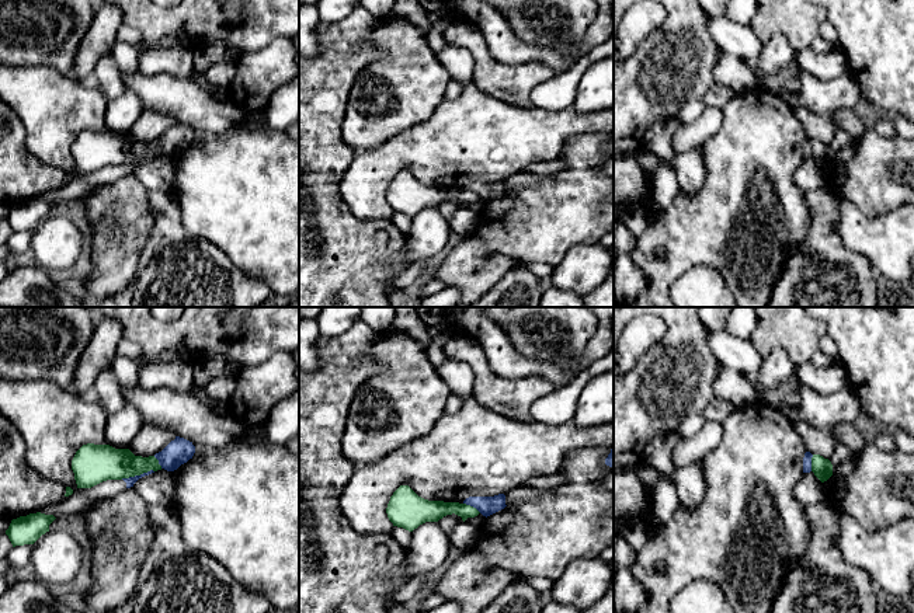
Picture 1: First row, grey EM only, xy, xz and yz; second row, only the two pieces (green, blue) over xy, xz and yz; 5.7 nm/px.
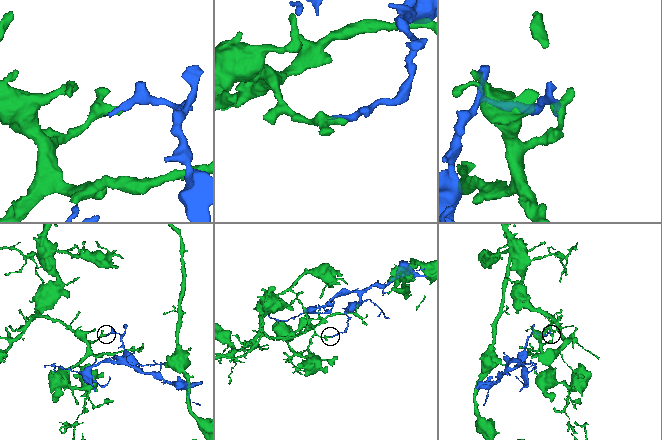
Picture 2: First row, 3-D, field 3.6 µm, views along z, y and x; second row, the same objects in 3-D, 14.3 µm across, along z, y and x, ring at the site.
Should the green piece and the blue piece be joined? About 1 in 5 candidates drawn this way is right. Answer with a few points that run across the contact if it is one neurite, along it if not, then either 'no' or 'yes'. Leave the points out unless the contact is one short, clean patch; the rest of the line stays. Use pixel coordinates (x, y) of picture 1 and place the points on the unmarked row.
no

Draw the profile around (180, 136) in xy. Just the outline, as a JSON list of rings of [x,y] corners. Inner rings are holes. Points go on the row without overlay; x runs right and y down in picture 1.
[[[175,122],[161,137],[156,139],[154,143],[159,146],[161,154],[167,157],[177,156],[181,150],[192,144],[195,132],[192,128]]]

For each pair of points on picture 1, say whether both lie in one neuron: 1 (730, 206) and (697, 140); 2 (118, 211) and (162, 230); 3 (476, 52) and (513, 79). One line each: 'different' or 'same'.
1: different
2: different
3: same

